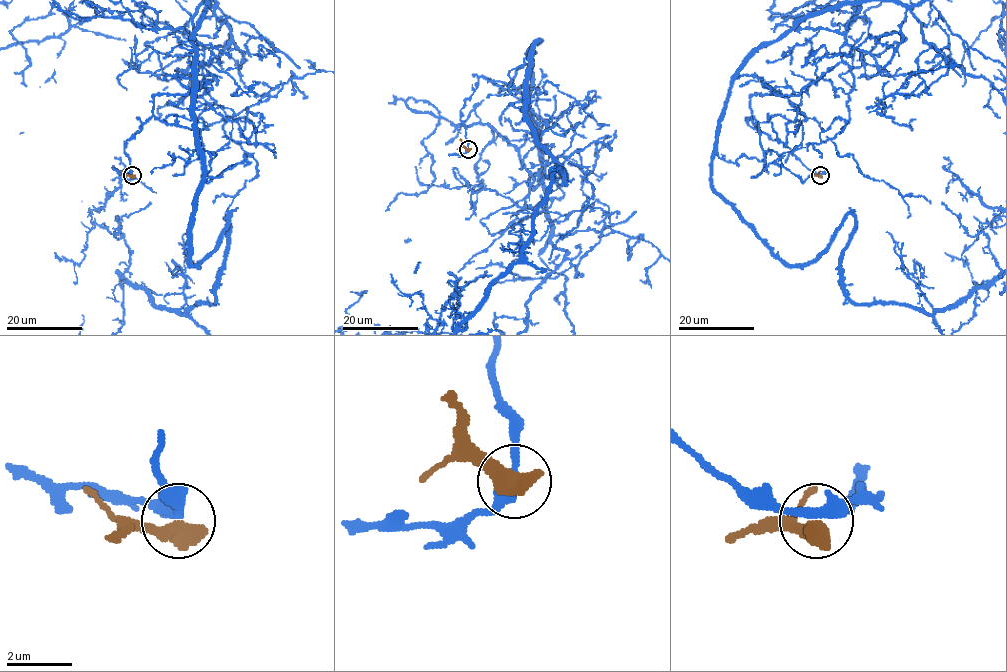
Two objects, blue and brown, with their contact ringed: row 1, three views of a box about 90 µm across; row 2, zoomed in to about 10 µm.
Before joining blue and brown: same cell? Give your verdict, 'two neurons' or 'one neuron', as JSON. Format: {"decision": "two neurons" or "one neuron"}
{"decision": "two neurons"}

